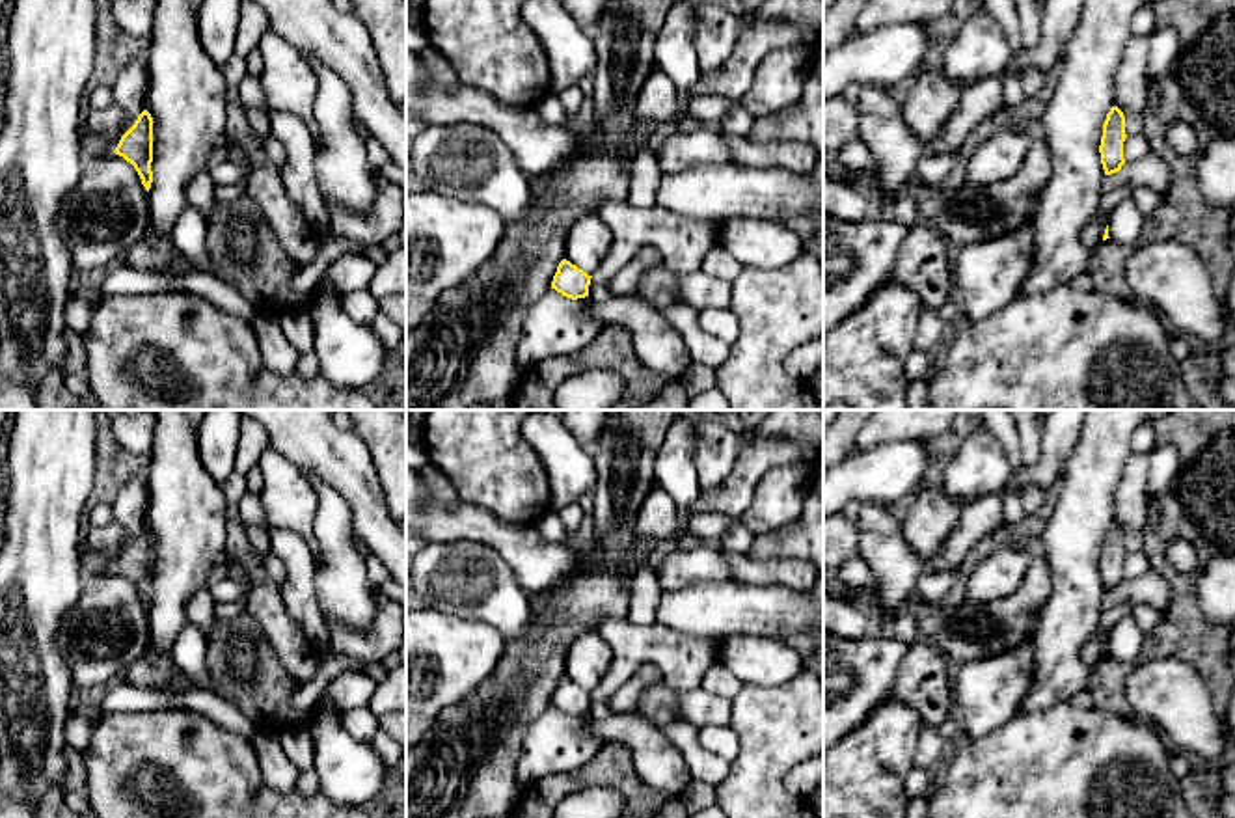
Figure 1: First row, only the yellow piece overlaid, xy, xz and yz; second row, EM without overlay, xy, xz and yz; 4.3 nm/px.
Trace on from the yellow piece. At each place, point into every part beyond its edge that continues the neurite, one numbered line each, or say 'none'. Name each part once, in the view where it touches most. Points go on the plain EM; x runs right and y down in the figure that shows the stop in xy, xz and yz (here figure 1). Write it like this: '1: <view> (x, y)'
none

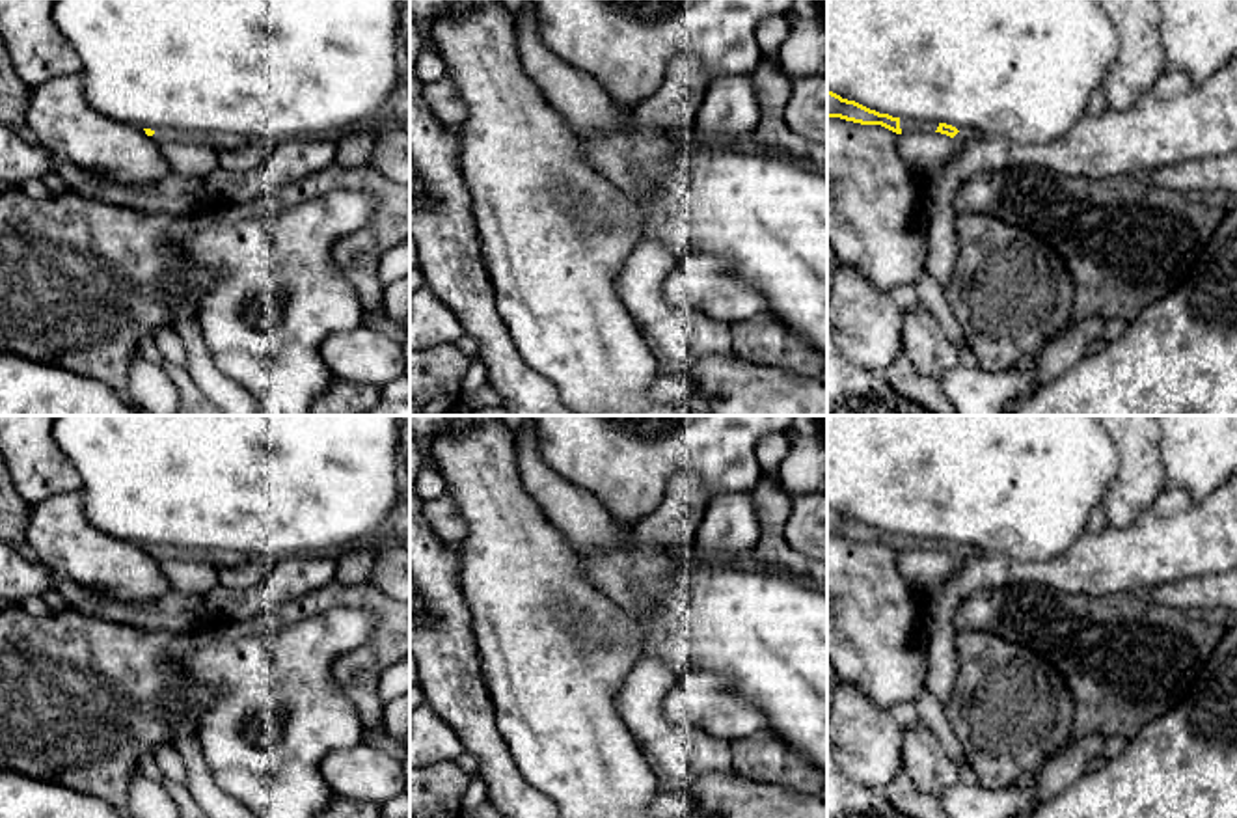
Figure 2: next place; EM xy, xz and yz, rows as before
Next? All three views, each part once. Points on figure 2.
1: yz (908, 543)

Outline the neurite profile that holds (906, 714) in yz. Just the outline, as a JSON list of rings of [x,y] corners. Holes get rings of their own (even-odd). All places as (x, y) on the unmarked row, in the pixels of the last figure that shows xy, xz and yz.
[[[909,702],[896,704],[894,708],[890,708],[889,714],[896,719],[896,723],[902,729],[915,729],[917,725],[922,723],[915,704]]]

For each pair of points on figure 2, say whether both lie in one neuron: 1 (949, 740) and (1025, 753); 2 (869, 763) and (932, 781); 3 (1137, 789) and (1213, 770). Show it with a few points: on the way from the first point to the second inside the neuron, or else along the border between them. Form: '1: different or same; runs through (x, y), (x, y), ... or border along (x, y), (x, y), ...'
1: different; border along (943, 707), (964, 757), (971, 764)
2: different; border along (900, 729), (902, 768)
3: same; runs through (1155, 789), (1195, 789)

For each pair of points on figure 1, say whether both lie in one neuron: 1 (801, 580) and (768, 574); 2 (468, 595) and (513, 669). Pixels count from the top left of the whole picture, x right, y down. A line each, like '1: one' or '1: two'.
1: one
2: two

